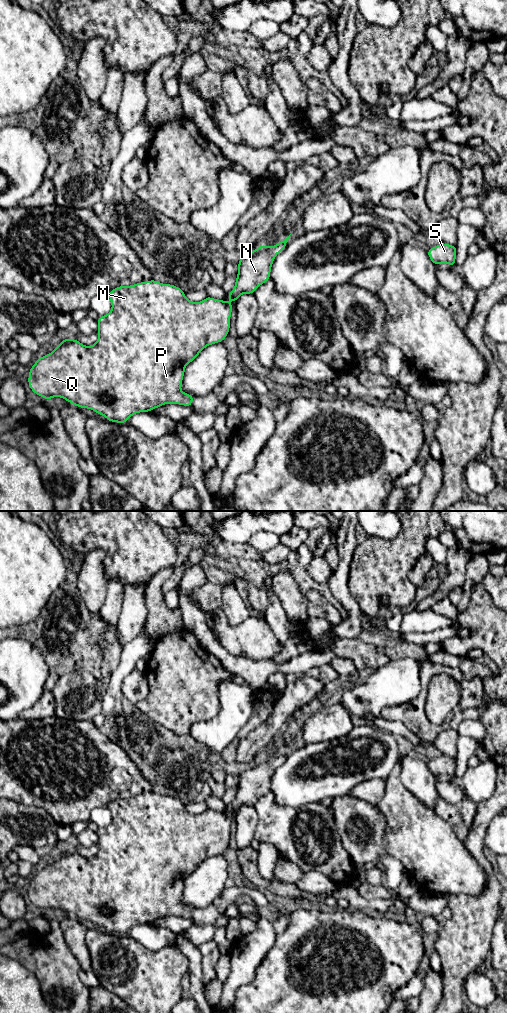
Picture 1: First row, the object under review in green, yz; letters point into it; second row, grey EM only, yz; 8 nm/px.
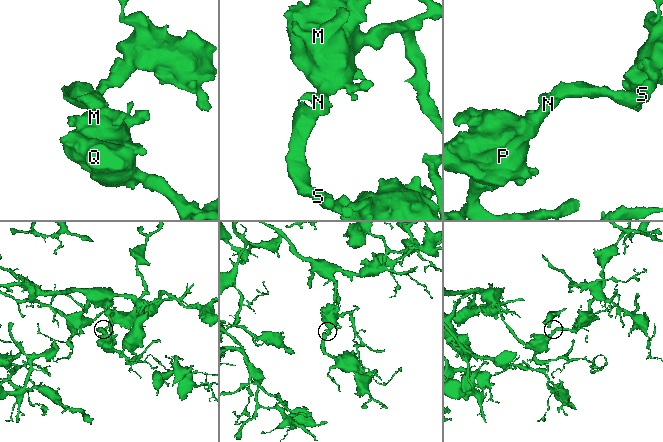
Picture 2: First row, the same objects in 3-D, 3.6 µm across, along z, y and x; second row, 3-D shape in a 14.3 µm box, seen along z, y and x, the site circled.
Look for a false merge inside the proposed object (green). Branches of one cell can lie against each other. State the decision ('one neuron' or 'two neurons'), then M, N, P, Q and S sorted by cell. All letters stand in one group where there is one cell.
one neuron; M N P Q S

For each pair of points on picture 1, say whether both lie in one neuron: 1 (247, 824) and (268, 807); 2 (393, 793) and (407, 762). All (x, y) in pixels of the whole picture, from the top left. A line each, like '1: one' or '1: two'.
1: two
2: two

